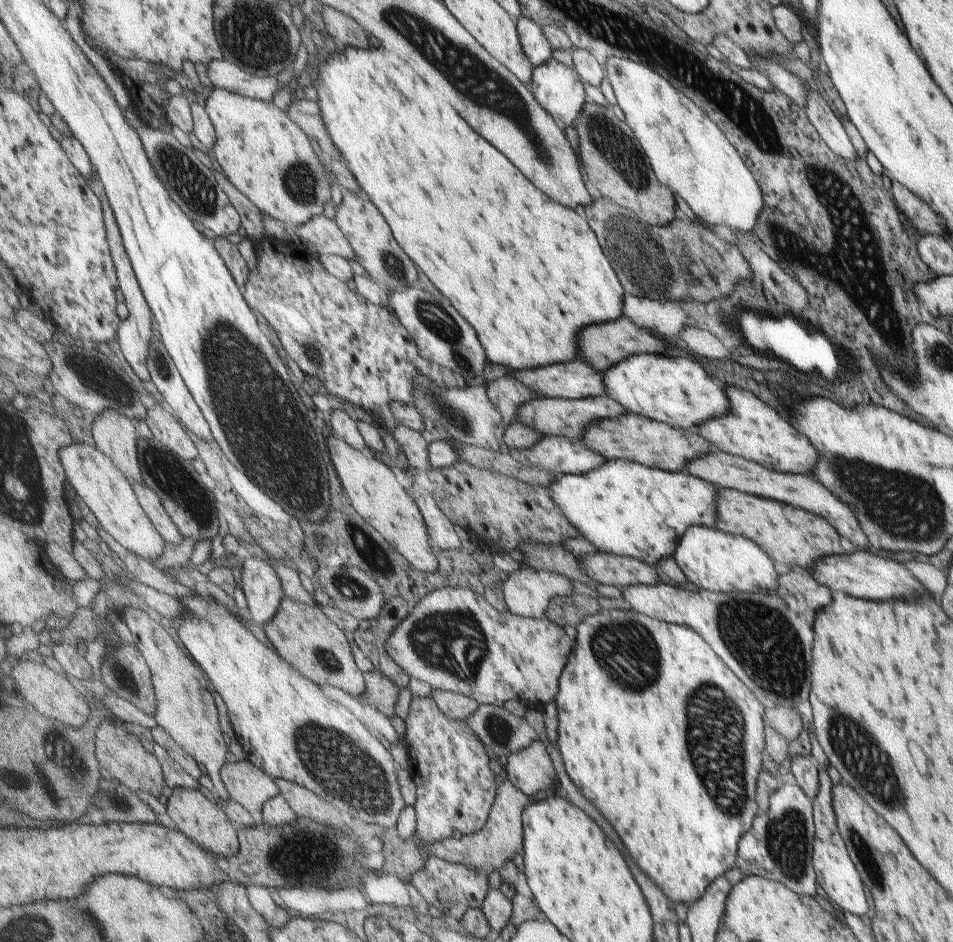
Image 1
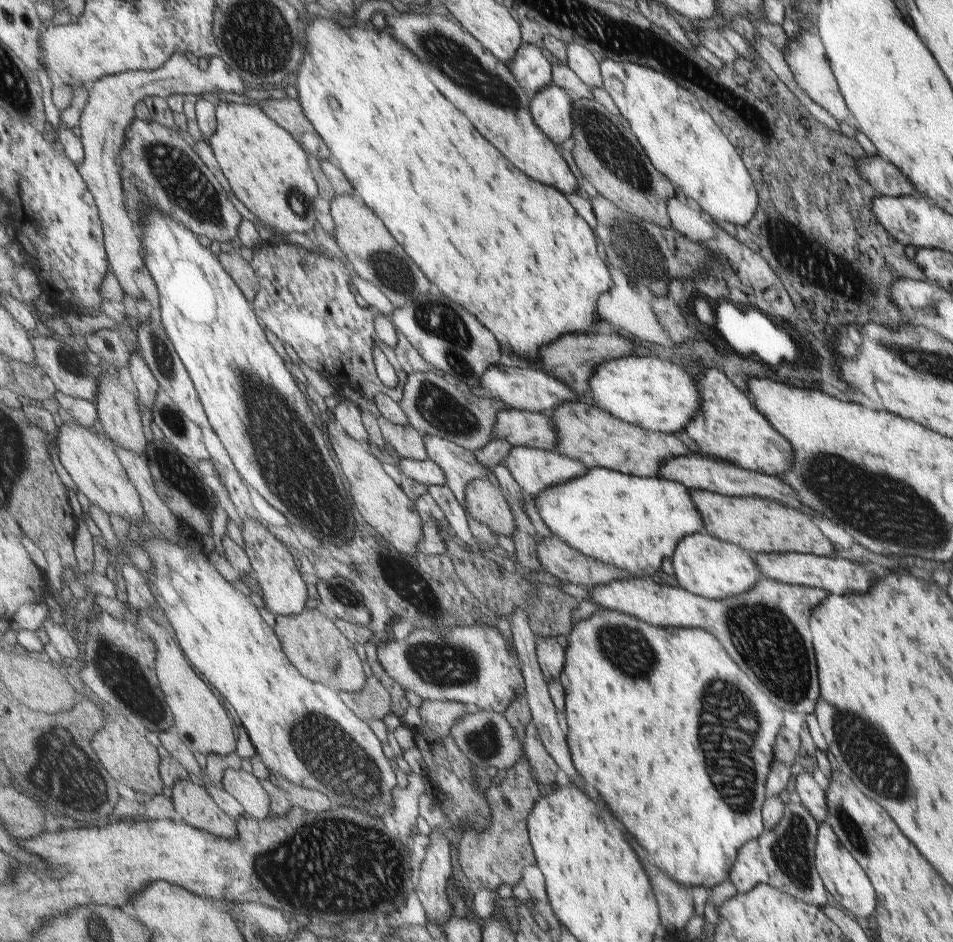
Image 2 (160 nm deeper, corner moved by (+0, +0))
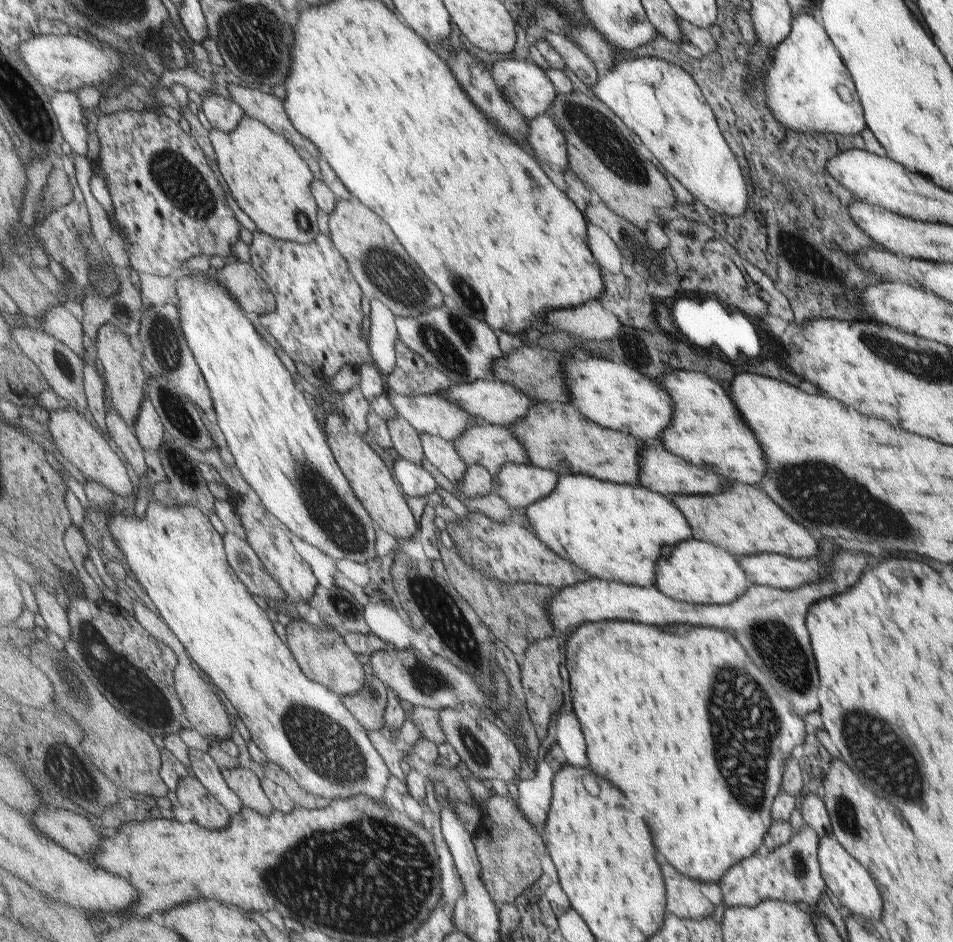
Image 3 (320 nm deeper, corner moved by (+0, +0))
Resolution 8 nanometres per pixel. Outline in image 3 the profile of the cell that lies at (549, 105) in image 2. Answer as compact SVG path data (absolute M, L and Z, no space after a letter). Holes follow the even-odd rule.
M551 110L529 121L529 124L528 144L536 158L551 170L565 174L570 168L567 139L555 124Z

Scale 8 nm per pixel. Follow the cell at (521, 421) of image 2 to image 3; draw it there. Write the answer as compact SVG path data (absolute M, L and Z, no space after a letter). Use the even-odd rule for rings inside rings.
M471 424L453 443L468 467L483 465L493 476L507 463L530 462L527 448L514 435L512 427Z

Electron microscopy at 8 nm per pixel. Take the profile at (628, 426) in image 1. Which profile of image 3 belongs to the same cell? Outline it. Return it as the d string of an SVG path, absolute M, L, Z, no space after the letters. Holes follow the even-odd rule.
M535 402L528 414L513 424L512 431L520 443L527 448L530 463L536 467L552 470L559 476L587 475L619 484L638 484L641 448L648 442L629 436L629 433L598 425L583 416L583 413L571 403Z

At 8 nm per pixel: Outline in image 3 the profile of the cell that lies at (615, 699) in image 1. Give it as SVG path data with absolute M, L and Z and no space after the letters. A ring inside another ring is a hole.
M611 619L598 623L587 623L573 631L571 637L564 643L566 649L566 666L570 676L573 710L577 713L585 730L587 738L587 750L591 766L603 774L615 780L627 796L639 796L645 804L645 822L649 828L653 828L653 844L657 844L657 852L677 868L677 872L688 876L693 881L717 883L724 876L724 872L734 864L747 859L753 853L761 851L761 844L768 828L772 826L772 802L780 791L780 782L784 774L786 760L790 756L796 756L798 749L803 744L806 735L803 728L802 715L797 714L791 706L791 702L783 700L781 694L775 692L763 678L759 670L755 670L751 658L743 648L737 644L737 640L719 628L703 628L703 626L687 626L687 624L675 624L675 626L645 626L645 624ZM729 668L735 670L731 678L723 678L723 670Z

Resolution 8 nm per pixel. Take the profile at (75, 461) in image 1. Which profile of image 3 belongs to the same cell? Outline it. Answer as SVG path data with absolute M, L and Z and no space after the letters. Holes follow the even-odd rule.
M71 406L66 409L52 410L50 411L49 426L58 450L82 472L87 480L96 481L121 496L131 494L133 482L131 482L131 476L129 476L123 460L115 454L115 450L107 438L103 438L103 434L96 428L90 415L79 412Z

